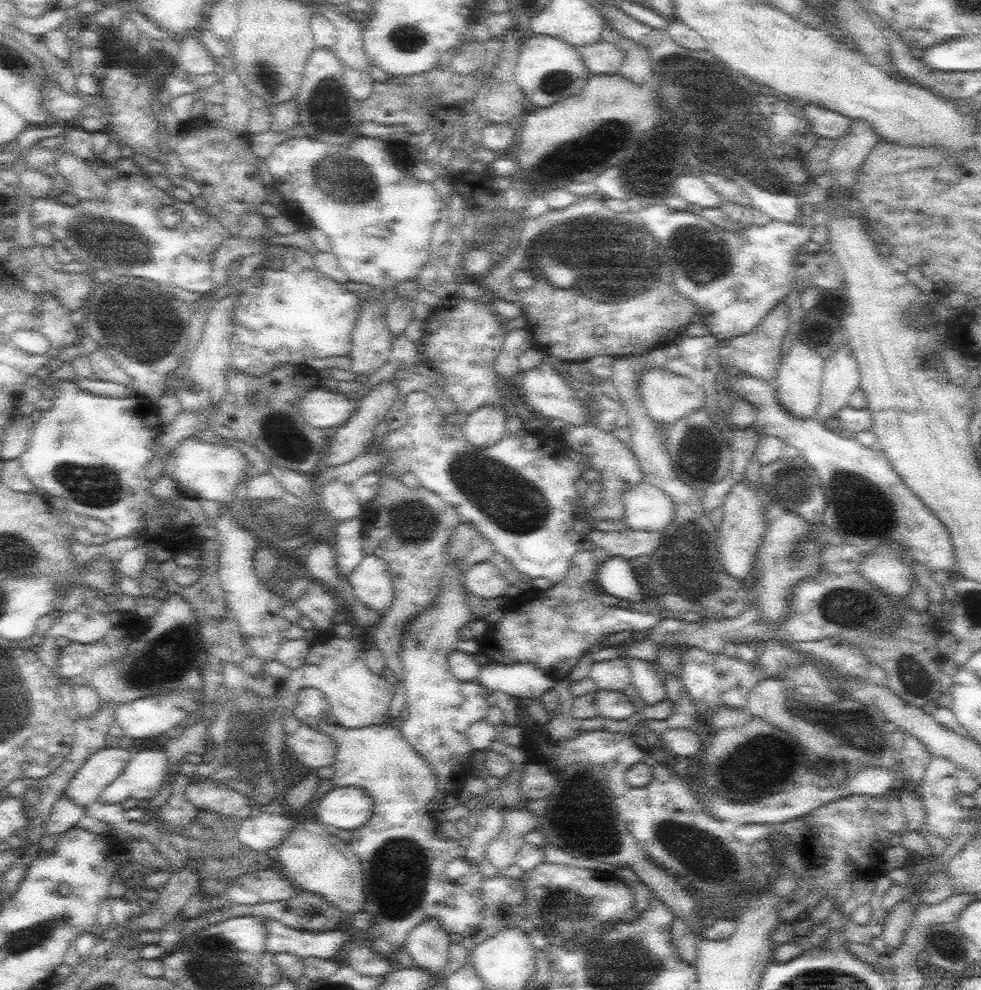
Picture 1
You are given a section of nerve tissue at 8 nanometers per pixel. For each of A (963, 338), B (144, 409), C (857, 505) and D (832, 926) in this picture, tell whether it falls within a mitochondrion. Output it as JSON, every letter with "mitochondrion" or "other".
{"A":"other","B":"other","C":"mitochondrion","D":"other"}

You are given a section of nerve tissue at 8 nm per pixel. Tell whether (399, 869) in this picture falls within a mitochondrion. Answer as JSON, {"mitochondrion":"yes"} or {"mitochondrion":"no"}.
{"mitochondrion":"yes"}

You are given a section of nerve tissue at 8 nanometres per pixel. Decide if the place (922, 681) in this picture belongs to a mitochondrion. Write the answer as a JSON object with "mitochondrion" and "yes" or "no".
{"mitochondrion":"yes"}

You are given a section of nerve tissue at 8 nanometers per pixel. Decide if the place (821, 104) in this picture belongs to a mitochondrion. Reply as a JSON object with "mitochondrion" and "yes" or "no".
{"mitochondrion":"no"}

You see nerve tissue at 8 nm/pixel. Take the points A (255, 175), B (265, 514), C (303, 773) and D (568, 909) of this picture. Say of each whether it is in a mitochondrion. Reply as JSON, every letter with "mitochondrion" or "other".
{"A":"other","B":"mitochondrion","C":"other","D":"mitochondrion"}

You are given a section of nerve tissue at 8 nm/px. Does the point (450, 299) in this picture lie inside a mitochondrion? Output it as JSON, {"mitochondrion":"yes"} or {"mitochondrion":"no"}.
{"mitochondrion":"no"}

